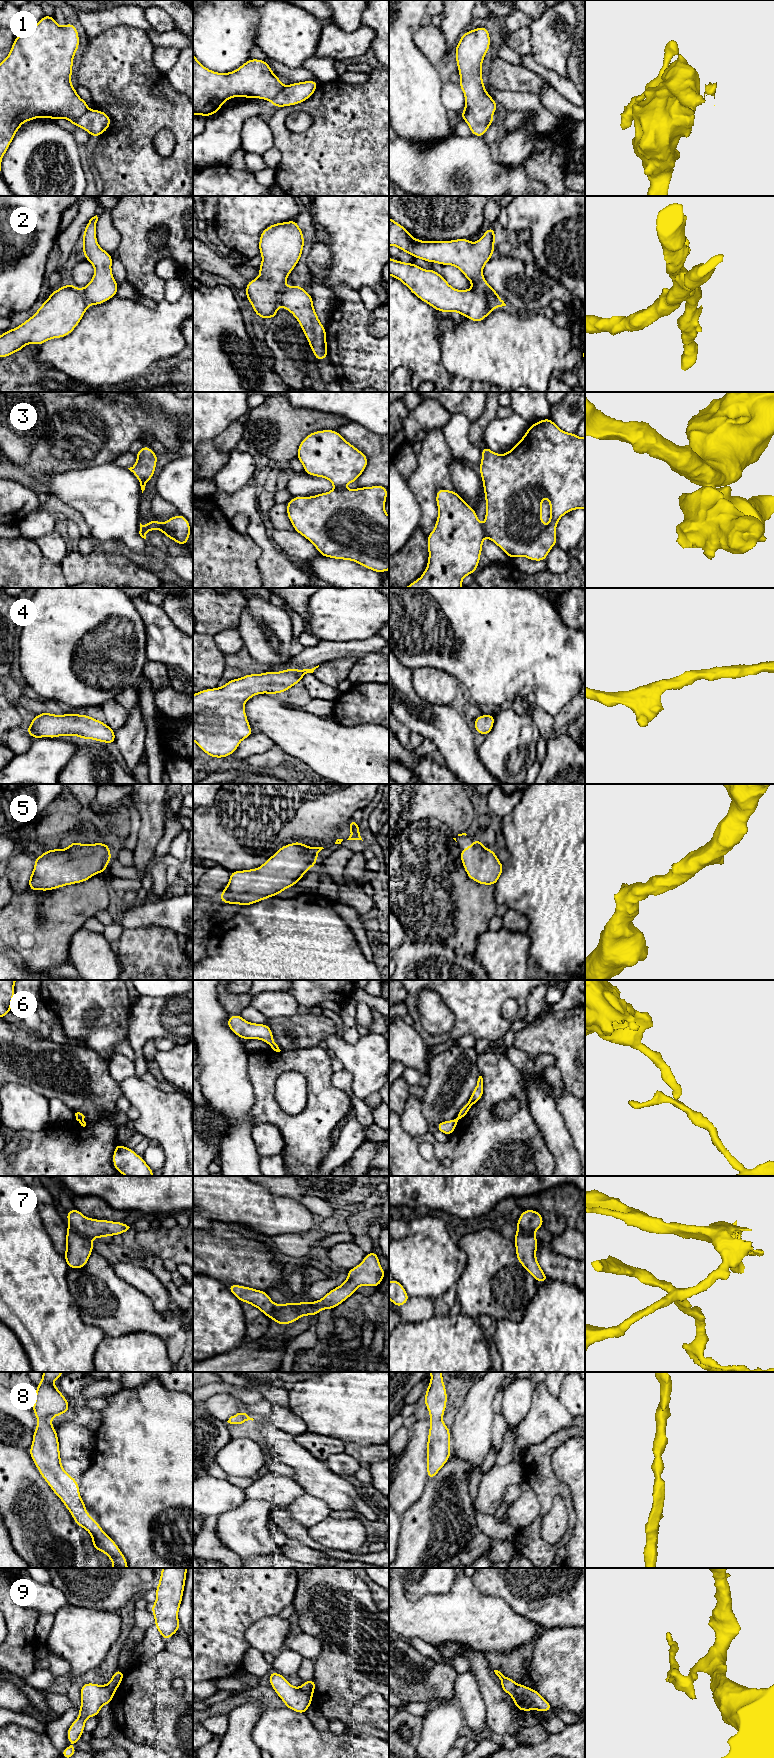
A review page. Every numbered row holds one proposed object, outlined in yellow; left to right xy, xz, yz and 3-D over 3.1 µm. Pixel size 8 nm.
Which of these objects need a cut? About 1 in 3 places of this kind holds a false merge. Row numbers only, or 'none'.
1, 2, 3, 6, 7, 9

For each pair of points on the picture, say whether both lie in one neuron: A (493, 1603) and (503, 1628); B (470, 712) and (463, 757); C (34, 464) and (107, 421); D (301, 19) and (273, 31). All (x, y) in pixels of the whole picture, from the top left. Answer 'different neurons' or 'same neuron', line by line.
A: same neuron
B: different neurons
C: same neuron
D: same neuron

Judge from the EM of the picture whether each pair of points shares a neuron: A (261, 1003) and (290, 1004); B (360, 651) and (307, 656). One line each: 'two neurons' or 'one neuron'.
A: one neuron
B: one neuron

